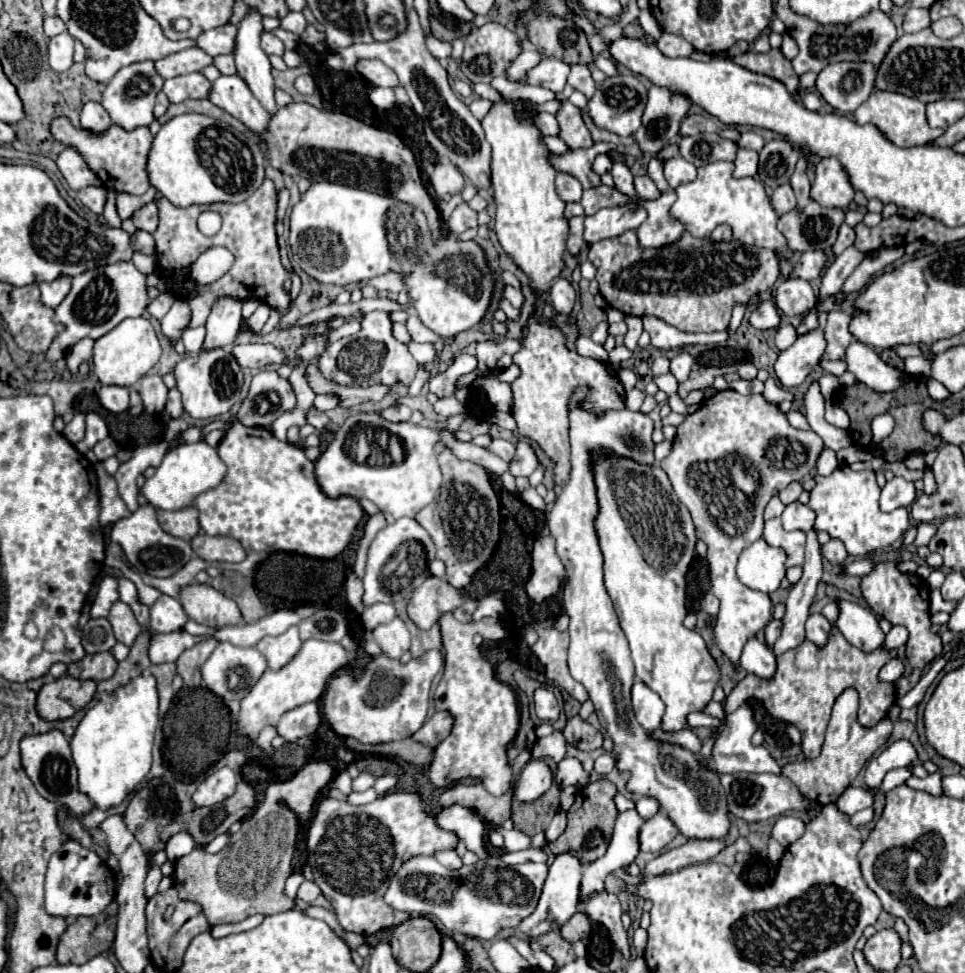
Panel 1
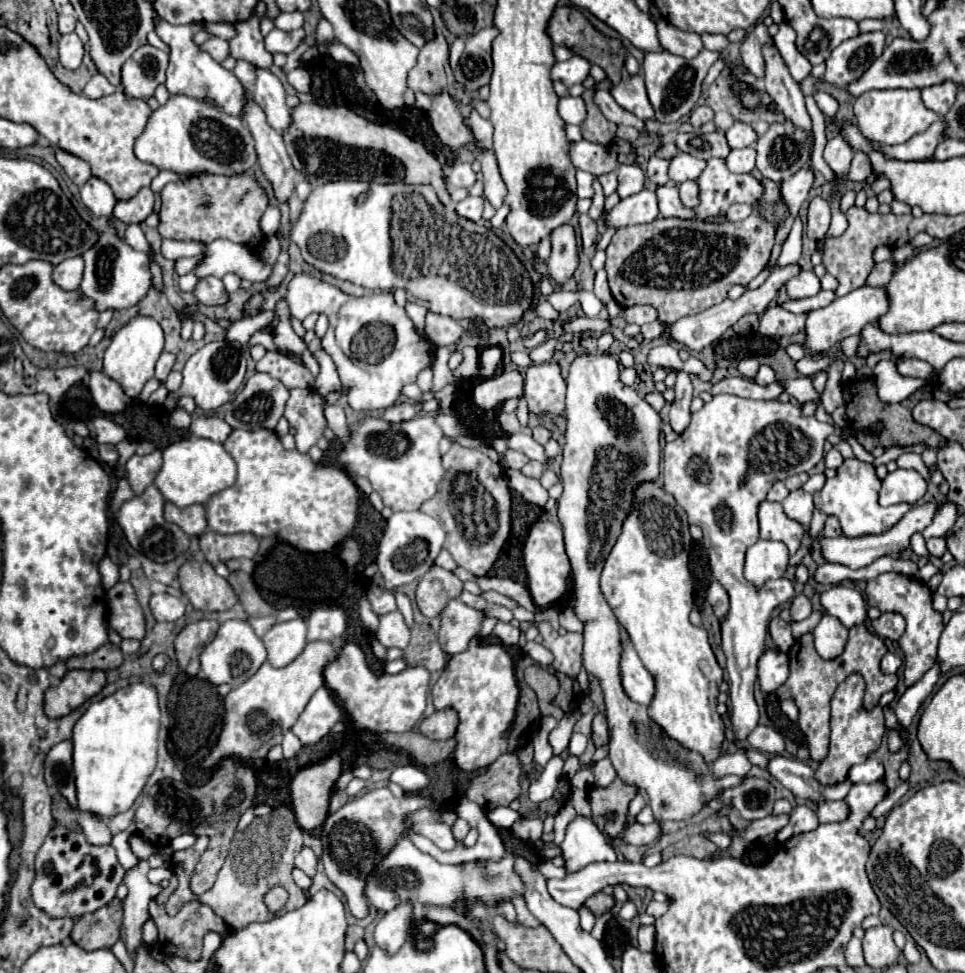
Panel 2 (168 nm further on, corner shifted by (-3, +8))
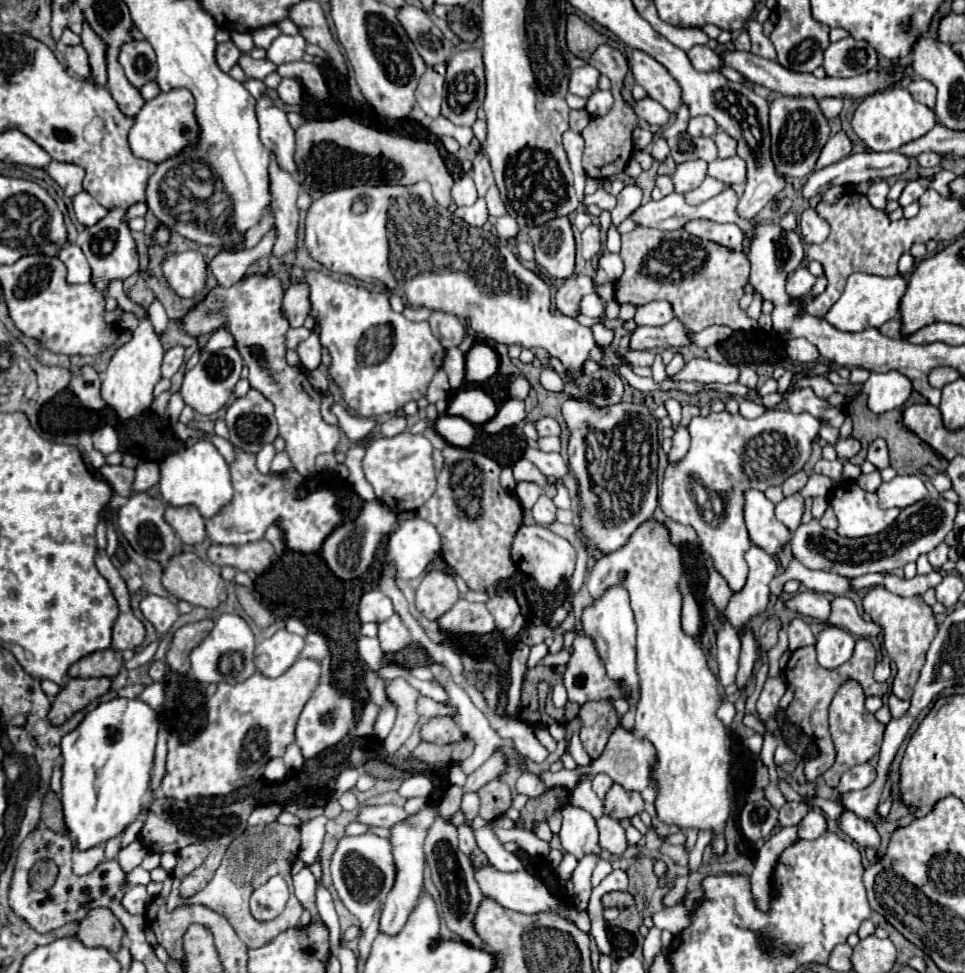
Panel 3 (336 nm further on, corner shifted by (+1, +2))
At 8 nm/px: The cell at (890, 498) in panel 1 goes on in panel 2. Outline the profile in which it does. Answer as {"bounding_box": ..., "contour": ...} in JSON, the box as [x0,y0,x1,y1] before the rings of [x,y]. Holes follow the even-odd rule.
{"bounding_box":[879,468,927,506],"contour":[[[897,468],[895,472],[889,472],[887,478],[883,480],[883,488],[879,492],[879,504],[881,506],[891,506],[899,502],[915,504],[917,500],[923,498],[925,490],[927,482],[915,470]]]}

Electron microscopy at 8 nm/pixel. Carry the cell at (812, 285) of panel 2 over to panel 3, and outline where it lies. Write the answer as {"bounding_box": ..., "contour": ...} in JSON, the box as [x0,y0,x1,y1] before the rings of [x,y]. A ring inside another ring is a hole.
{"bounding_box":[787,266,817,296],"contour":[[[801,266],[787,278],[787,292],[791,296],[805,296],[813,288],[815,280],[817,278],[805,266]]]}

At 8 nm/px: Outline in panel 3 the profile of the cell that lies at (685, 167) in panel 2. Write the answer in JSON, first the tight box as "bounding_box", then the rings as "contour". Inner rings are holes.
{"bounding_box":[673,160,707,194],"contour":[[[691,160],[691,162],[679,164],[673,174],[675,192],[685,194],[685,192],[697,188],[705,176],[707,176],[707,162],[703,162],[703,160]]]}

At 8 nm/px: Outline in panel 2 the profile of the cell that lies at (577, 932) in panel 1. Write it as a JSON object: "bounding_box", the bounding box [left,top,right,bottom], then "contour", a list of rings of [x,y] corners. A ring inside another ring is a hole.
{"bounding_box":[585,892,615,916],"contour":[[[597,892],[595,896],[591,896],[591,898],[585,900],[585,906],[587,906],[595,916],[601,916],[601,914],[605,914],[607,910],[611,910],[613,904],[615,904],[613,896],[607,896],[607,894],[603,894],[603,892]]]}

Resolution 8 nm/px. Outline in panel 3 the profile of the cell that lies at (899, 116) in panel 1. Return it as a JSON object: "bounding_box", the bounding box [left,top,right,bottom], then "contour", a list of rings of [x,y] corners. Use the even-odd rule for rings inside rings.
{"bounding_box":[853,86,937,152],"contour":[[[893,86],[891,90],[883,90],[883,94],[871,94],[871,98],[865,98],[853,116],[853,130],[855,134],[875,152],[891,152],[899,150],[903,144],[921,138],[927,134],[937,122],[931,108],[919,104],[913,100],[913,96],[899,86]]]}

